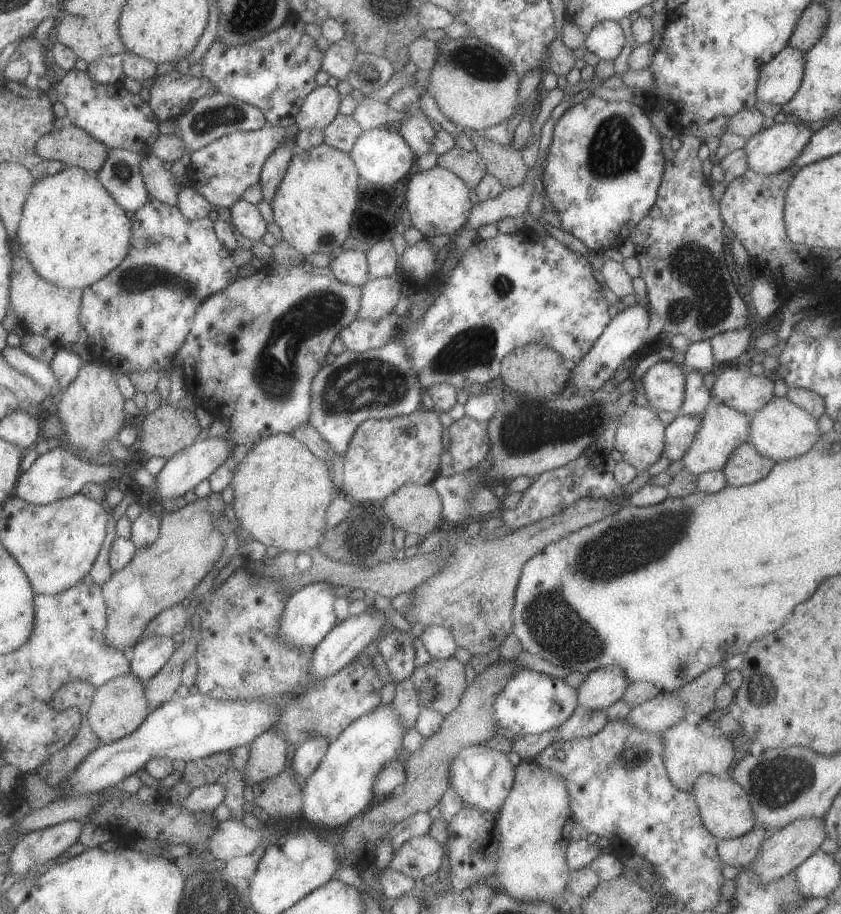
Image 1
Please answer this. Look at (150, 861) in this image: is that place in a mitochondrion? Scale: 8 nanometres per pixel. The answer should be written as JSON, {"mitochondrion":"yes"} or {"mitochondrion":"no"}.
{"mitochondrion":"no"}

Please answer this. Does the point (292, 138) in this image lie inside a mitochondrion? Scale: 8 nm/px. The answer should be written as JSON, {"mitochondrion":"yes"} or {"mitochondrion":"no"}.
{"mitochondrion":"no"}

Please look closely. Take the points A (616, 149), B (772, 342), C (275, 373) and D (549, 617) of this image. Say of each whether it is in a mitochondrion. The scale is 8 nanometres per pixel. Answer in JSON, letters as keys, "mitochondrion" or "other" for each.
{"A":"mitochondrion","B":"other","C":"mitochondrion","D":"mitochondrion"}

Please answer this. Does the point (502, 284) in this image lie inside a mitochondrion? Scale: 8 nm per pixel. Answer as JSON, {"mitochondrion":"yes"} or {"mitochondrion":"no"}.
{"mitochondrion":"yes"}

